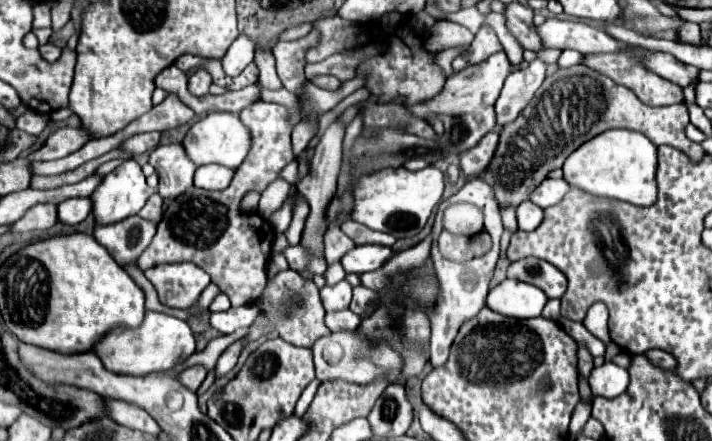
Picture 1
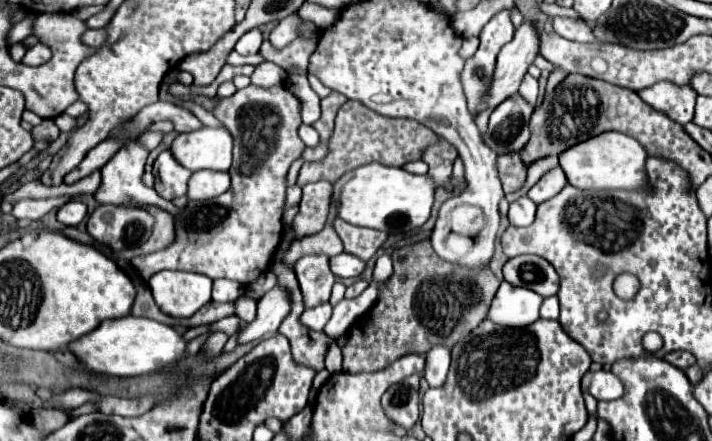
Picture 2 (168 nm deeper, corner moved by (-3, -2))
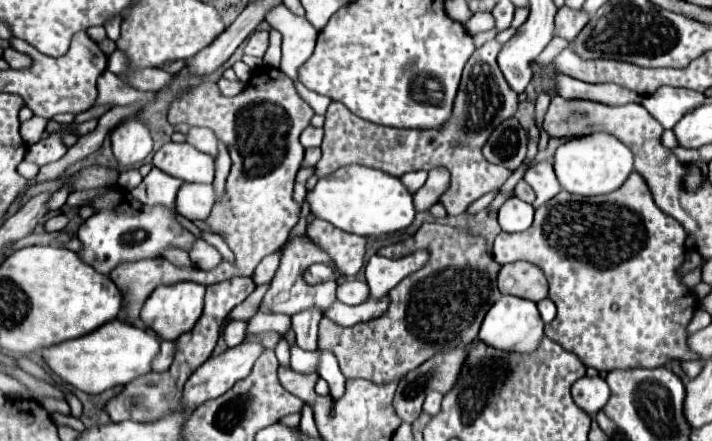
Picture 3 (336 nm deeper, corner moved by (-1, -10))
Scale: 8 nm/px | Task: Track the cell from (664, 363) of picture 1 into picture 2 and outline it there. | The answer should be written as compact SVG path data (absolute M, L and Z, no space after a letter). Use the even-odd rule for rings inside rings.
M669 352L669 354L665 356L665 360L671 362L673 366L681 368L681 370L685 370L685 368L689 368L689 366L695 364L695 356L689 354L689 352Z

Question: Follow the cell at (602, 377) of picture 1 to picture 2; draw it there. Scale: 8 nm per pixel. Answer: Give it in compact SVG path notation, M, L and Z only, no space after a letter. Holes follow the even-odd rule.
M589 370L581 378L581 390L589 392L595 400L617 400L623 394L623 384L609 370L599 370L599 372Z

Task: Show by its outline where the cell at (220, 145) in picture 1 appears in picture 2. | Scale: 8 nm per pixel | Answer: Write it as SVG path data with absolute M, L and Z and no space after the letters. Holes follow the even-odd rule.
M201 128L189 134L177 134L169 152L191 172L217 170L227 172L231 166L233 138L227 128Z

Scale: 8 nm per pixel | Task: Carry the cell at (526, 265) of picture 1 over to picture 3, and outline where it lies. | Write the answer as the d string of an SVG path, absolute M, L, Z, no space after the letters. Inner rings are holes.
M511 262L501 266L497 282L501 294L515 294L533 302L539 302L549 294L549 284L543 270L529 262Z

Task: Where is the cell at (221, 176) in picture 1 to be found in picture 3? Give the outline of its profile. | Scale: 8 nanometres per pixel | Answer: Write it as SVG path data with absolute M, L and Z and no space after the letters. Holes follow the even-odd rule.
M183 184L177 198L177 210L189 220L203 220L211 214L215 204L215 190L213 184Z

